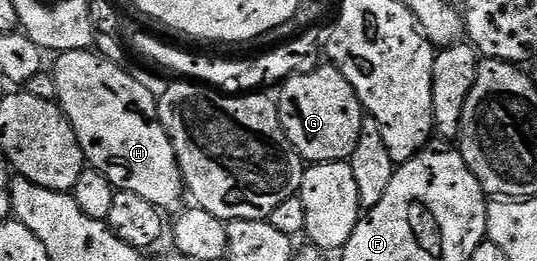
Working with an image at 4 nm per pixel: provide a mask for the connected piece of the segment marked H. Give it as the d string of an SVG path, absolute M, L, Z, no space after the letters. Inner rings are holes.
M97 51L64 52L55 60L58 61L52 67L52 75L58 91L57 103L74 127L85 163L102 172L117 191L140 194L140 198L163 210L177 209L184 197L182 171L172 142L158 120L158 101L155 95L140 84L137 75L129 76L123 65L113 64Z

